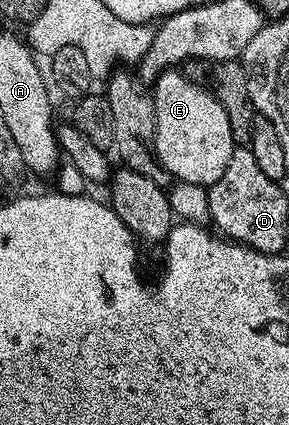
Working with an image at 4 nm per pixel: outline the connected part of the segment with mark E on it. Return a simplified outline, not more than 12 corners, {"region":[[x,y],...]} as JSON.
{"region":[[177,68],[151,86],[170,179],[215,184],[235,149],[223,104]]}

